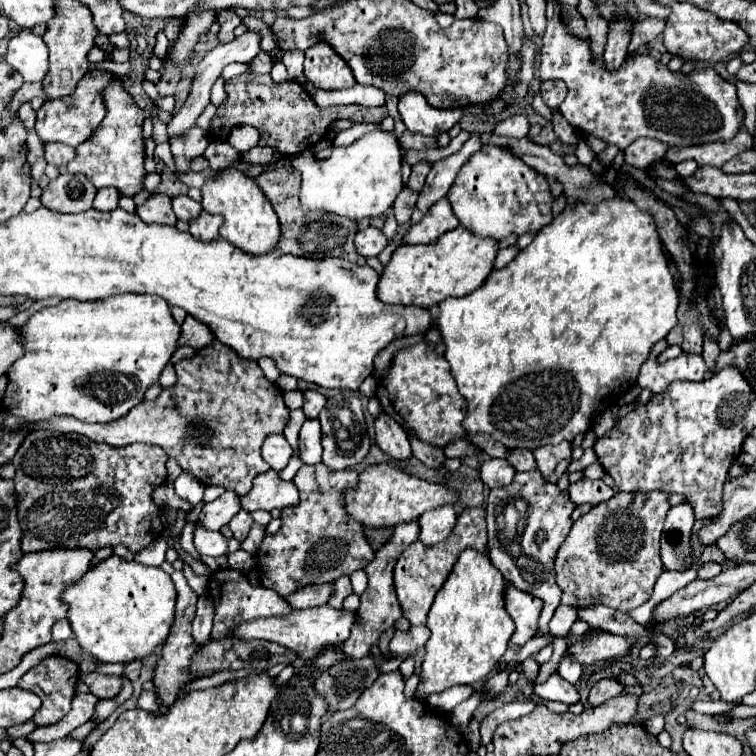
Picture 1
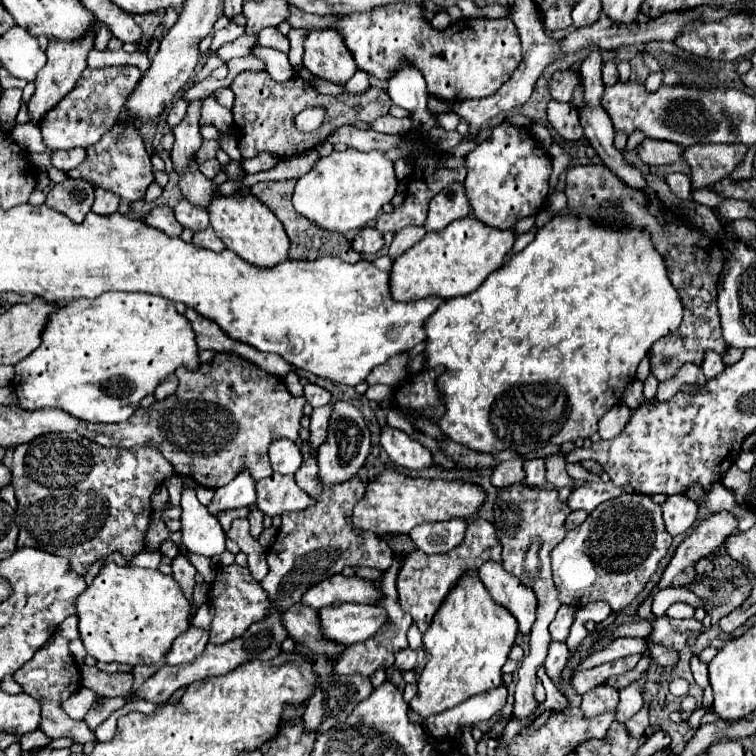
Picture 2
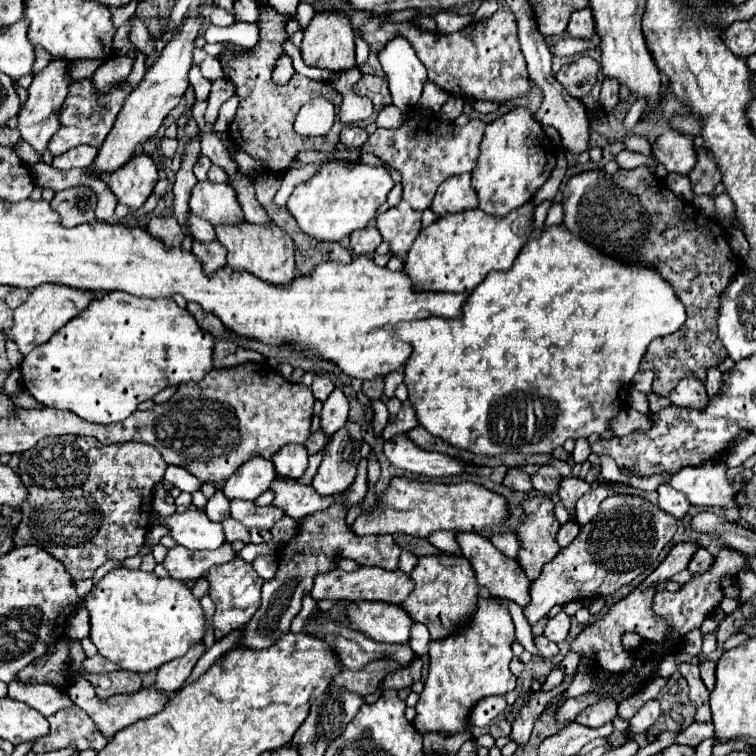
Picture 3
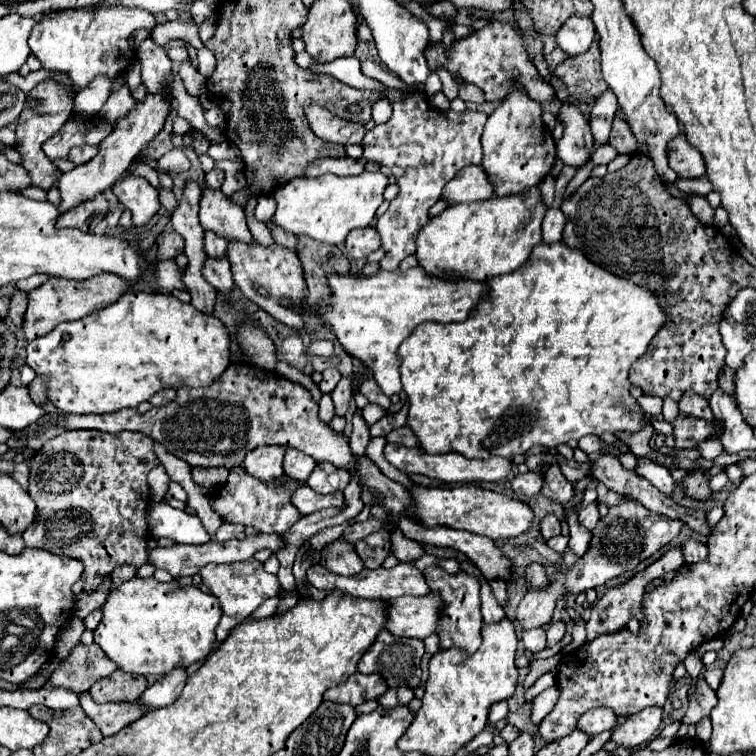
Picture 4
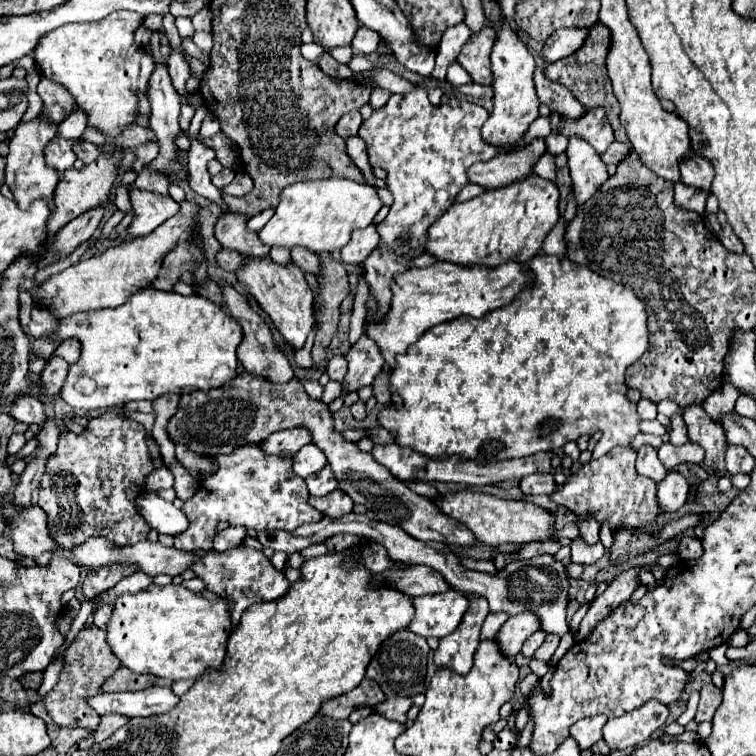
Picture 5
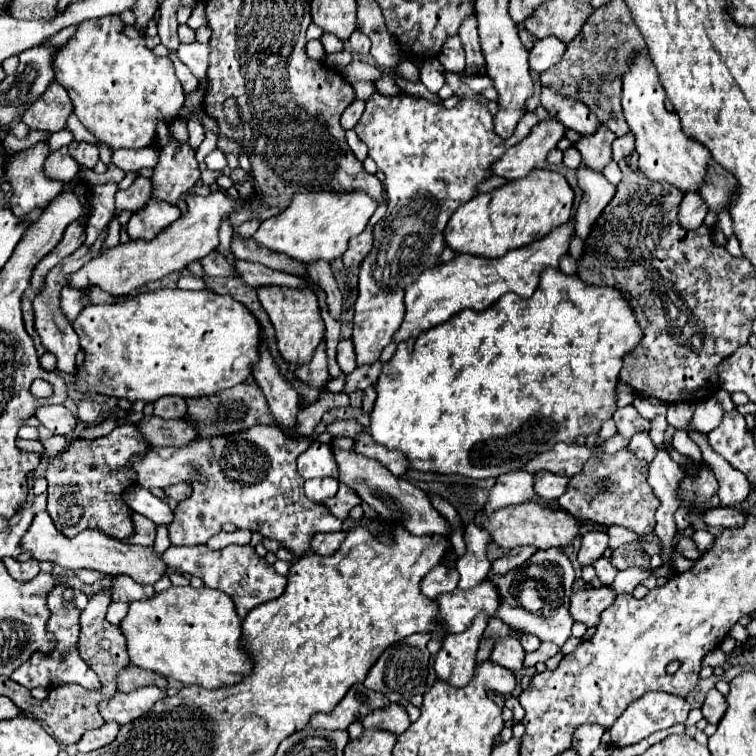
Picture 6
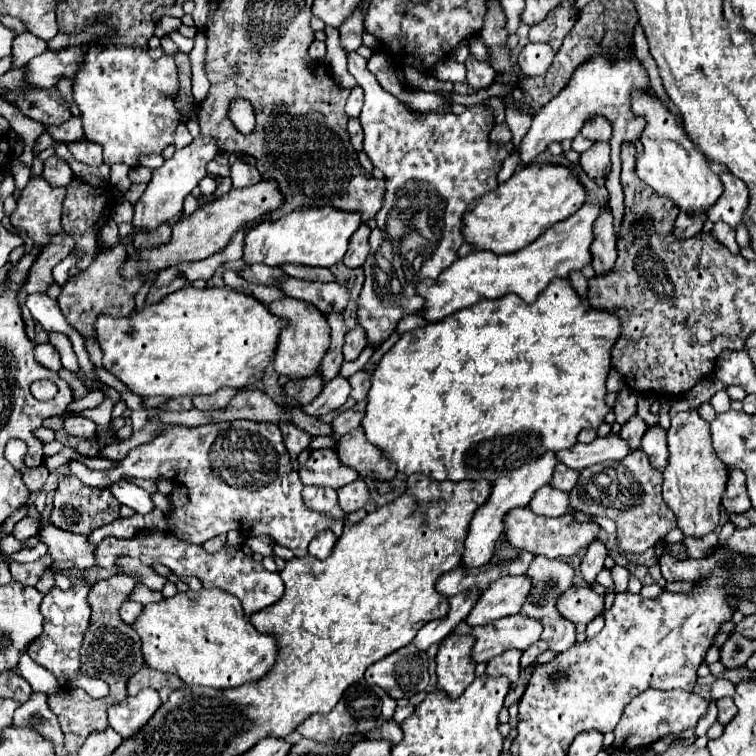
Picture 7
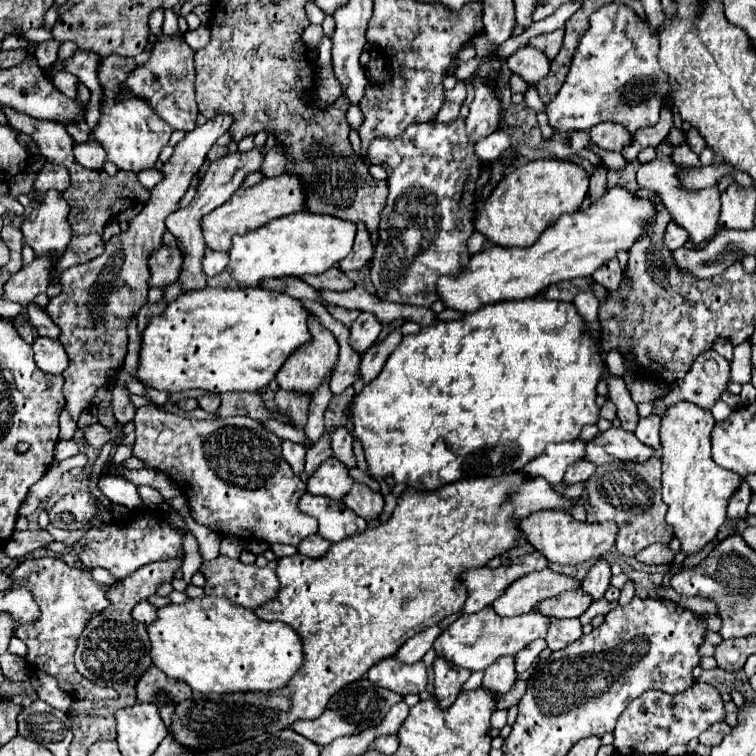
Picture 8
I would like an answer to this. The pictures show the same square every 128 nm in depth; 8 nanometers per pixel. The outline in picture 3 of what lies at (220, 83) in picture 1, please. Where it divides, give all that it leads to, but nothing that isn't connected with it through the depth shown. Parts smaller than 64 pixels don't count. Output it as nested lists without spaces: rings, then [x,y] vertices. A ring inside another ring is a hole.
[[[235,94],[222,104],[218,113],[218,118],[214,123],[215,131],[222,133],[228,130],[235,117],[239,101],[240,99]]]

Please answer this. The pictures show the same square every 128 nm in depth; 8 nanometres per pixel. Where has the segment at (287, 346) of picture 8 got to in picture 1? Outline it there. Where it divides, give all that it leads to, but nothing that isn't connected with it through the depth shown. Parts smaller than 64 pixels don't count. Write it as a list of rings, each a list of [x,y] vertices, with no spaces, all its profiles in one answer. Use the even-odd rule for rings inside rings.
[[[124,293],[100,302],[62,300],[54,308],[44,308],[22,326],[26,352],[10,366],[10,382],[2,406],[28,422],[54,414],[68,414],[82,422],[112,422],[144,400],[146,390],[156,384],[160,372],[178,348],[180,326],[170,314],[168,302],[150,294]]]

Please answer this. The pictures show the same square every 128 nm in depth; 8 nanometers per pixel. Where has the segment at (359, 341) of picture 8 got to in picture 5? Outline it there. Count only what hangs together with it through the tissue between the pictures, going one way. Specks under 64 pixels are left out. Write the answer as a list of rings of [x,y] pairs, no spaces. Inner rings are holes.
[[[334,354],[332,360],[326,366],[326,372],[328,372],[330,380],[342,382],[344,376],[346,376],[346,372],[348,372],[348,360],[346,360],[346,356],[344,354]]]

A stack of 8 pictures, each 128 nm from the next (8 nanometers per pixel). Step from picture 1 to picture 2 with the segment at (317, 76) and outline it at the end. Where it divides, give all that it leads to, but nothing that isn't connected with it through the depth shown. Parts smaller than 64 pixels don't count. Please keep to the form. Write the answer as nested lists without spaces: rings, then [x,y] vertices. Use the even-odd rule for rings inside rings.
[[[334,28],[312,30],[304,42],[302,64],[318,78],[332,82],[348,82],[356,72],[352,52]]]

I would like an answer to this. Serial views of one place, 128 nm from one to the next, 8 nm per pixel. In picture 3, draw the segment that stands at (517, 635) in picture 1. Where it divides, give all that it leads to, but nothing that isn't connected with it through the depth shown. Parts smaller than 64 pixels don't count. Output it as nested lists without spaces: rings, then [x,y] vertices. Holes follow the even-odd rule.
[[[458,532],[456,534],[456,542],[458,542],[462,554],[466,556],[466,560],[472,564],[472,568],[476,572],[476,580],[478,580],[480,586],[488,588],[492,596],[514,600],[520,606],[528,604],[528,586],[530,586],[530,580],[526,578],[526,572],[520,570],[522,566],[514,558],[504,556],[486,536],[480,536],[480,534]]]

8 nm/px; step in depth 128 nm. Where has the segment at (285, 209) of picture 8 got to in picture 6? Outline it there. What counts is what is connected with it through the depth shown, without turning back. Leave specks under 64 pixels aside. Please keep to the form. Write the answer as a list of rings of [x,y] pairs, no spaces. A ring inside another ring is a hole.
[[[212,192],[210,196],[188,196],[188,212],[182,214],[172,226],[168,226],[164,232],[160,232],[154,240],[130,240],[126,244],[118,244],[114,248],[104,250],[98,258],[84,264],[78,272],[68,276],[68,282],[78,288],[86,290],[90,286],[100,286],[102,290],[114,294],[114,296],[126,296],[128,292],[146,286],[152,280],[160,280],[162,276],[168,276],[172,272],[184,270],[188,264],[208,256],[216,250],[220,244],[218,240],[218,228],[220,224],[238,208],[244,208],[248,200],[242,198],[230,198],[224,192]]]

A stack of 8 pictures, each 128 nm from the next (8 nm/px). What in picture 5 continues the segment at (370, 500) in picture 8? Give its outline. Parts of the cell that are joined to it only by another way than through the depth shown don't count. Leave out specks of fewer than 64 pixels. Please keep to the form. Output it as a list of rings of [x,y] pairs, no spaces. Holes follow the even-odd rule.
[[[340,488],[334,490],[328,496],[322,496],[322,498],[312,498],[310,496],[310,502],[320,512],[324,512],[328,518],[340,518],[340,516],[344,516],[344,514],[348,514],[348,512],[354,510],[352,498],[348,494],[344,494]]]

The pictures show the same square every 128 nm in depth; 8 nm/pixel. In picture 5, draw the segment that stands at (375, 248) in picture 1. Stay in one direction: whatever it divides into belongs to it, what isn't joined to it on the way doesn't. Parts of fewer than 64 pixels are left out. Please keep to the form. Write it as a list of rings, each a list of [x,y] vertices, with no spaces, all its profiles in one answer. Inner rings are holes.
[[[372,224],[368,228],[354,230],[352,240],[342,248],[342,262],[362,264],[370,256],[370,252],[376,248],[378,240],[380,240],[380,236]]]

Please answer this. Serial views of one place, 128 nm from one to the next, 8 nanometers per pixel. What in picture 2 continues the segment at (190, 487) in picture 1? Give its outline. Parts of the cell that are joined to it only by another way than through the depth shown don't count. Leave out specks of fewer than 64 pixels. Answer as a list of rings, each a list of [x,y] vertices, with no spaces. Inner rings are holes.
[[[194,488],[182,490],[180,534],[184,548],[192,554],[212,558],[222,554],[226,549],[234,555],[240,552],[238,544],[229,538],[224,546],[224,530],[220,522],[208,512],[206,506],[198,502]]]

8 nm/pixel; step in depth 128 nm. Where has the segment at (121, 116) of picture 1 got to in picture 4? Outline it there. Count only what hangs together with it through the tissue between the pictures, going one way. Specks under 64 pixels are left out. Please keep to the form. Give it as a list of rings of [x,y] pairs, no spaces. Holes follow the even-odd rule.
[[[128,176],[126,180],[114,184],[112,192],[120,200],[120,204],[132,212],[132,224],[136,228],[146,226],[162,208],[158,190],[144,178]]]

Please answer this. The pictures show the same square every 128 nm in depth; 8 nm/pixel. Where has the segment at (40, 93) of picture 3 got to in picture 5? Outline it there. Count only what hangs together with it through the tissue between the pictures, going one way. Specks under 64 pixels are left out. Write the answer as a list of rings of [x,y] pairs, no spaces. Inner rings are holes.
[[[34,118],[30,122],[20,122],[16,126],[14,136],[8,144],[8,156],[6,156],[6,184],[10,186],[14,200],[18,202],[20,210],[28,210],[28,206],[34,200],[50,200],[54,196],[54,190],[58,186],[58,172],[50,170],[44,162],[44,148],[48,142],[56,136],[56,124],[44,122],[42,118]]]

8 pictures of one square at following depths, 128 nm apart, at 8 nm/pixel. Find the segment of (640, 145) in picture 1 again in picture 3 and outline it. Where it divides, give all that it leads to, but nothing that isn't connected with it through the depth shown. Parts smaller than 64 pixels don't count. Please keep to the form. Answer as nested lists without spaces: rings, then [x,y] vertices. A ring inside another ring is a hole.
[[[670,130],[658,136],[652,150],[654,150],[654,156],[666,166],[668,172],[688,174],[698,162],[692,138],[676,130],[674,132]]]

